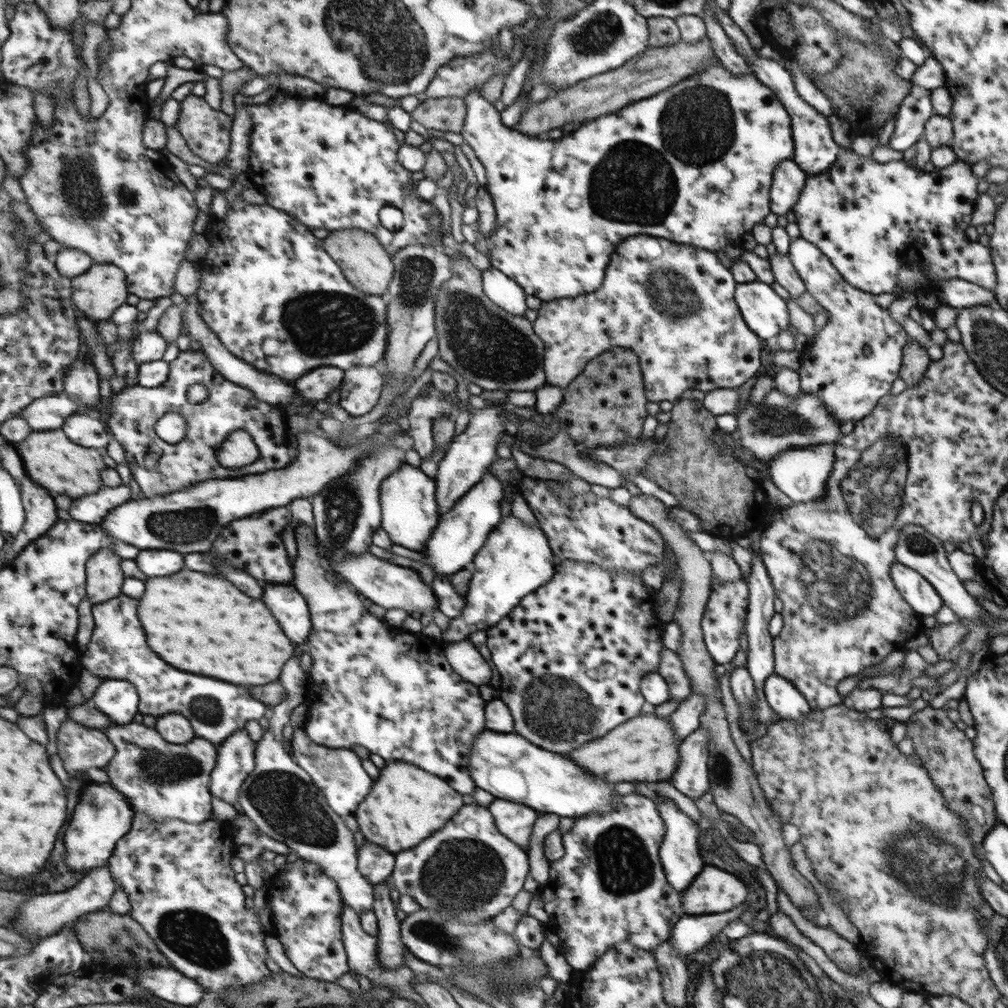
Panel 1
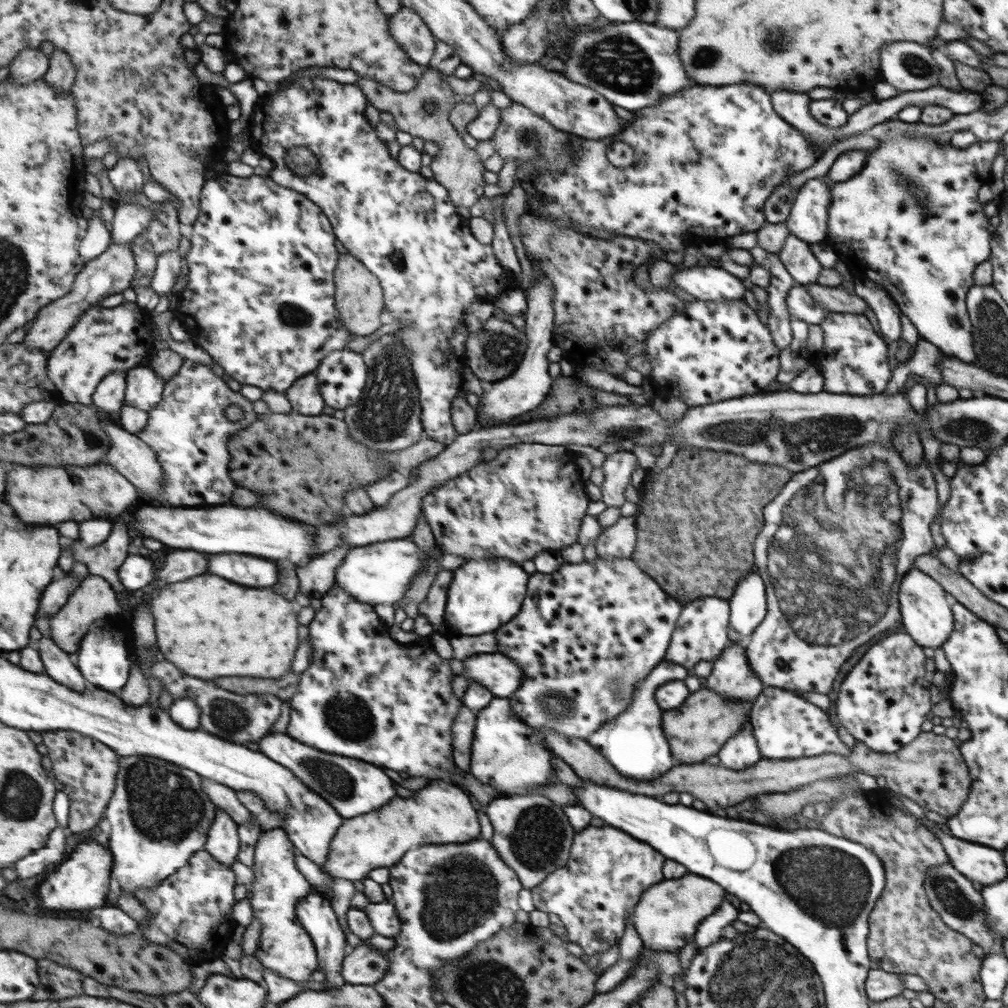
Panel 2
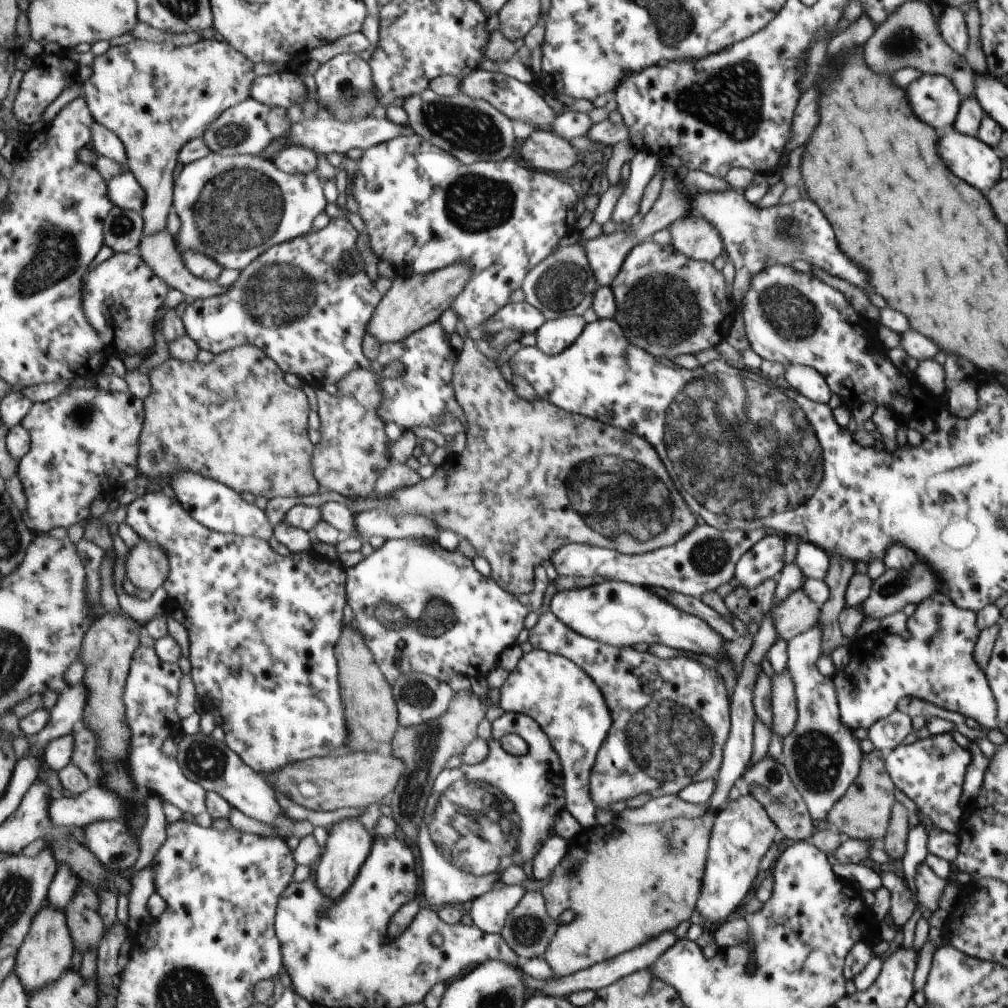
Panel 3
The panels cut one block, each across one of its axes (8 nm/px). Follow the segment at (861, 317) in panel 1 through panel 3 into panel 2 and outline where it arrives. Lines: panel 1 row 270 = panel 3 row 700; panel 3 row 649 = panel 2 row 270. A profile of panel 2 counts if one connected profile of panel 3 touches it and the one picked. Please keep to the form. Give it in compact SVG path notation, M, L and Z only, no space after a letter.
M791 234L787 235L776 256L799 285L815 283L822 269L815 256L811 254L807 241Z

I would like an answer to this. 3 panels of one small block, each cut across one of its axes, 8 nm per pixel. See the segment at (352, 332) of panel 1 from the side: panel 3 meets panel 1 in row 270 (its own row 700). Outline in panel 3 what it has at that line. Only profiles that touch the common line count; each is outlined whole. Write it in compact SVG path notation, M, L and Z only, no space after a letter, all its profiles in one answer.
M145 493L131 502L125 519L136 534L150 543L160 545L168 554L170 573L164 587L169 598L179 604L187 624L189 636L189 654L191 678L196 684L196 691L201 702L205 702L207 711L215 716L215 725L220 726L225 734L225 742L258 773L272 773L280 768L303 762L304 760L326 757L346 751L350 741L346 708L340 691L340 664L336 655L336 646L343 634L343 610L348 603L348 572L341 564L330 561L317 552L278 554L269 546L269 542L254 536L228 535L207 528L181 504L176 497L169 498L163 493Z

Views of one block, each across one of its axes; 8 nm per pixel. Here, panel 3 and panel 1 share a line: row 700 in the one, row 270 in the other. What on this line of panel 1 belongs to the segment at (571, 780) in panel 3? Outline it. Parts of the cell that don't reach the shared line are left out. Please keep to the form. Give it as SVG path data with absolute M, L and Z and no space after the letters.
M719 61L705 67L701 72L688 76L679 83L673 84L665 91L637 100L635 104L628 104L617 112L598 116L593 120L581 122L579 128L572 130L568 136L561 136L558 140L526 136L505 127L499 120L499 112L479 95L479 88L470 90L463 98L466 115L462 124L461 135L463 142L469 144L477 160L485 170L484 187L495 204L496 222L494 230L486 239L491 267L499 270L516 282L525 294L531 294L542 302L555 299L573 299L576 296L589 294L602 286L608 263L611 262L611 252L615 246L629 236L657 236L665 240L673 240L677 244L693 244L701 249L715 251L738 246L742 236L750 233L751 228L757 228L771 212L771 184L772 172L781 160L789 159L795 150L792 137L792 117L776 93L757 79L754 75L732 75Z

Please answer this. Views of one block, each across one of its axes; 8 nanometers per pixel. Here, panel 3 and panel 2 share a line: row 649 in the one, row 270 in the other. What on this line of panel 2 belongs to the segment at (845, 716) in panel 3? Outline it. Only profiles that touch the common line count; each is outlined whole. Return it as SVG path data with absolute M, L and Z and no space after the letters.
M900 136L900 138L884 138L879 140L879 145L874 150L867 151L865 163L861 170L850 179L843 182L831 182L826 174L821 177L823 185L829 189L829 204L827 204L827 237L829 246L837 252L840 261L846 265L853 280L863 281L871 279L883 289L898 306L901 314L907 316L915 327L918 335L933 344L943 355L950 355L965 363L972 363L975 354L973 353L973 336L971 336L971 323L964 303L965 295L969 287L975 284L975 270L989 256L989 232L987 228L987 216L983 212L983 206L977 202L977 190L987 180L987 170L991 168L993 156L997 154L997 146L1001 141L977 141L965 148L955 148L951 145L938 144L930 136Z

